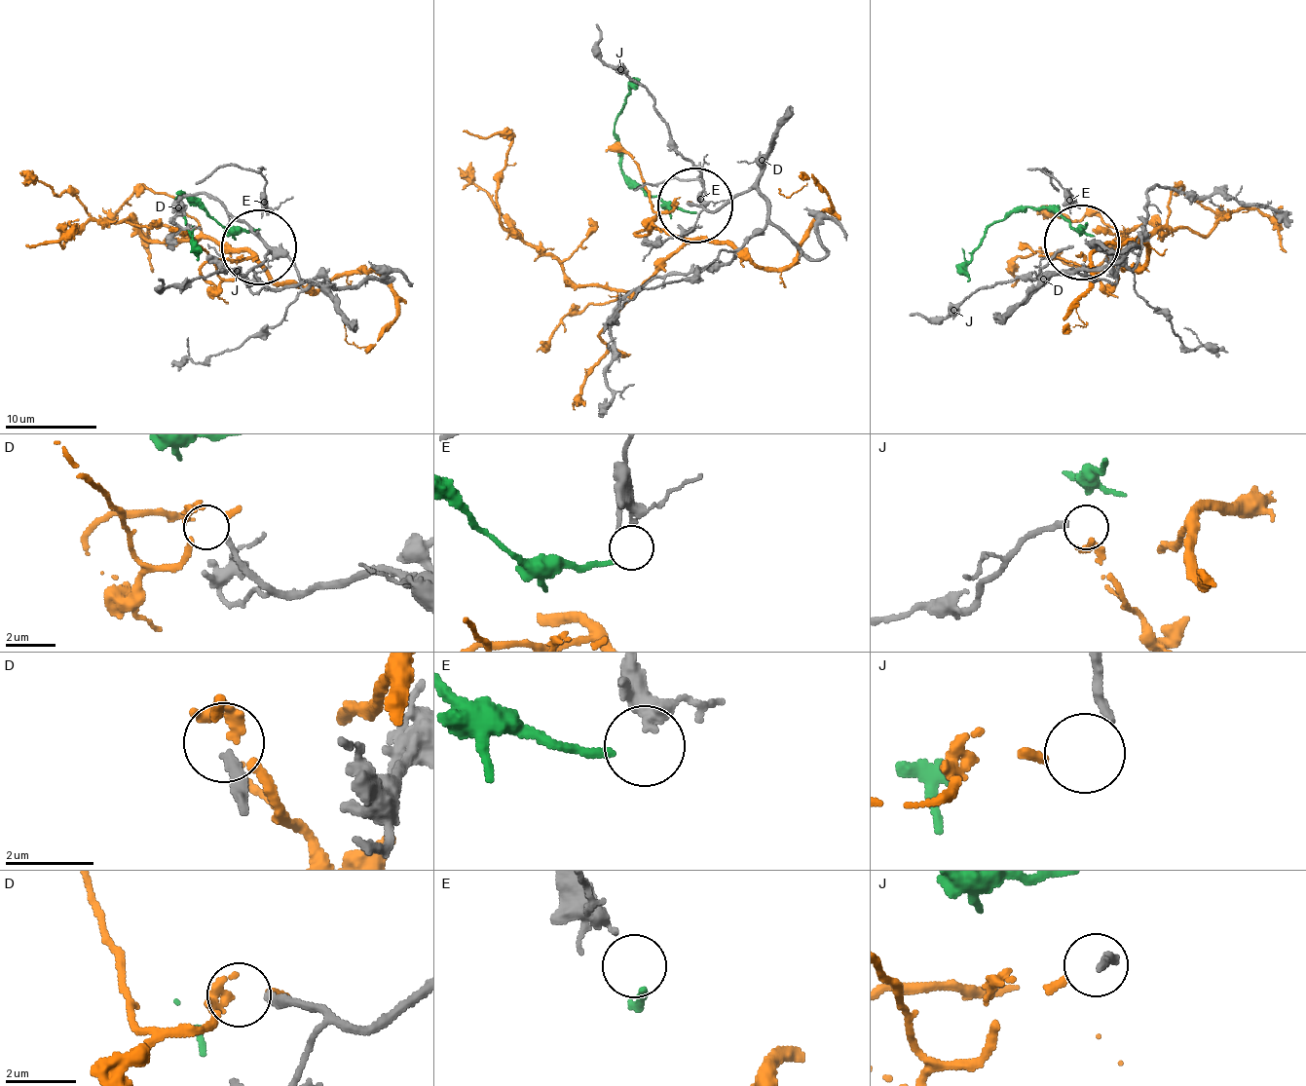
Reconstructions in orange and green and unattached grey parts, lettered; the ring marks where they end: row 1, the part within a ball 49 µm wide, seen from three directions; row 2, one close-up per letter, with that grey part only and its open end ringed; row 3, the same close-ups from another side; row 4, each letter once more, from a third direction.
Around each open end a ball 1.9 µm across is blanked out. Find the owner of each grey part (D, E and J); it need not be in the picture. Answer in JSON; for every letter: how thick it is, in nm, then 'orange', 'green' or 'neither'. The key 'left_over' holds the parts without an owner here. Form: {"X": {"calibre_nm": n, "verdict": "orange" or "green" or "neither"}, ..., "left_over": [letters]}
{"D": {"calibre_nm": 240, "verdict": "neither"}, "E": {"calibre_nm": 240, "verdict": "neither"}, "J": {"calibre_nm": 200, "verdict": "orange"}, "left_over": ["D", "E"]}

